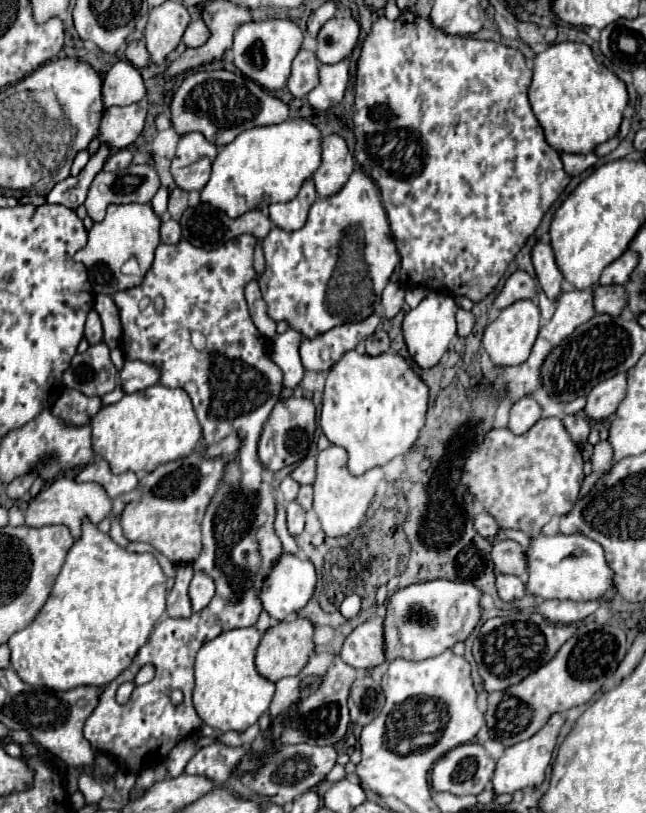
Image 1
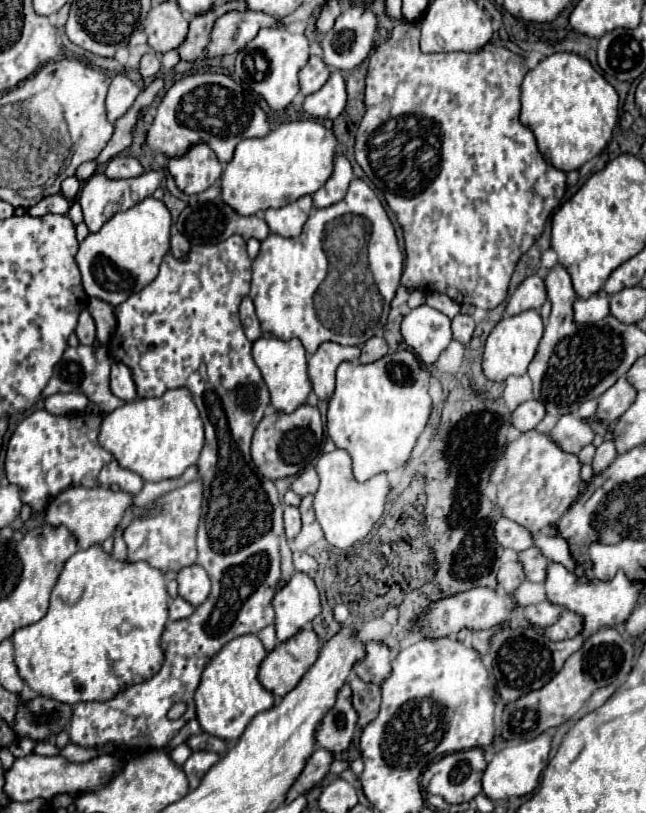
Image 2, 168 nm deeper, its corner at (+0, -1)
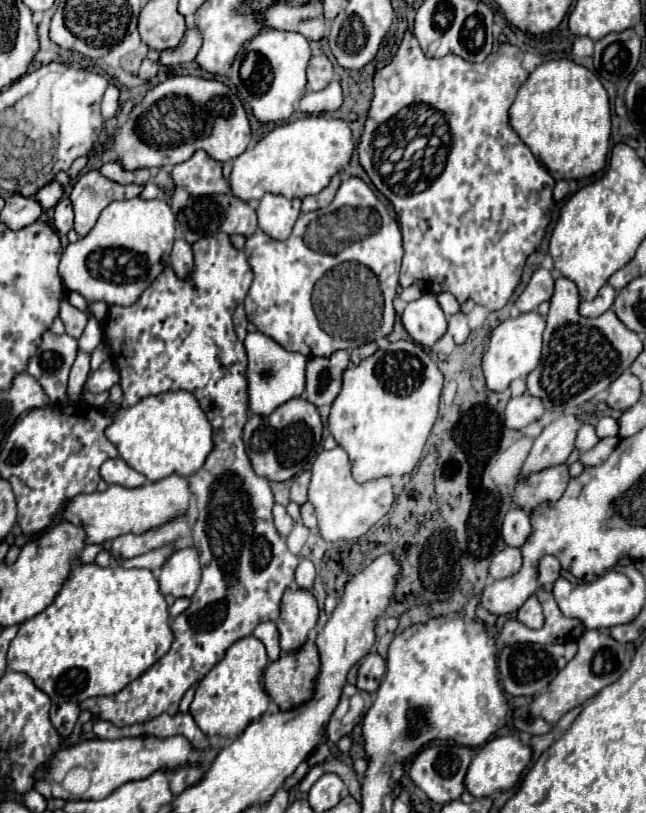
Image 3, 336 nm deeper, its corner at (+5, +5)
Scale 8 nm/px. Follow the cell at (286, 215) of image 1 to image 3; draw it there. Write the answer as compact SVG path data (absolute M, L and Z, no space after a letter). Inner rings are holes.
M265 194L257 208L259 228L275 240L285 240L291 234L299 214L301 214L301 198L287 200L285 196L277 194Z

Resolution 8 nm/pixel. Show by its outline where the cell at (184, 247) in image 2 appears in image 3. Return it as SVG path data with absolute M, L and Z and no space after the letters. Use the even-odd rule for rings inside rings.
M177 238L173 244L171 252L171 266L179 278L185 278L193 270L193 254L191 254L191 244L185 242L183 238Z

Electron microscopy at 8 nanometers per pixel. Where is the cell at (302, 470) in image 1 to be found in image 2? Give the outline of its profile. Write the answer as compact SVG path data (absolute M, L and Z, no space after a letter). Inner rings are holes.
M306 468L302 474L298 474L298 478L292 482L292 490L298 496L308 496L314 494L318 490L318 474L314 468Z

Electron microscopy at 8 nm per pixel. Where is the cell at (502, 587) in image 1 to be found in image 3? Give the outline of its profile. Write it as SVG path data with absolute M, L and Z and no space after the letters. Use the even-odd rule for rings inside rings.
M503 548L501 552L497 552L491 560L491 568L489 574L493 580L503 580L513 576L517 570L521 568L521 552L519 548Z

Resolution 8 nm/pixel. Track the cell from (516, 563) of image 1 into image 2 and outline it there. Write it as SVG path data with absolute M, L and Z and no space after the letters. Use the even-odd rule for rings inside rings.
M536 546L520 552L518 556L520 556L520 562L524 564L526 578L530 582L540 582L542 584L546 580L546 564L550 564L550 560Z

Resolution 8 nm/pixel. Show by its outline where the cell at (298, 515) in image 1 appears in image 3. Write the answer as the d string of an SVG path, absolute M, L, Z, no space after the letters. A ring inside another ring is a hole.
M275 504L275 508L273 508L273 518L275 518L275 526L277 526L277 530L279 530L279 534L281 536L287 536L289 532L291 532L291 528L293 528L293 518L287 514L287 510L285 510L285 506L283 504Z

